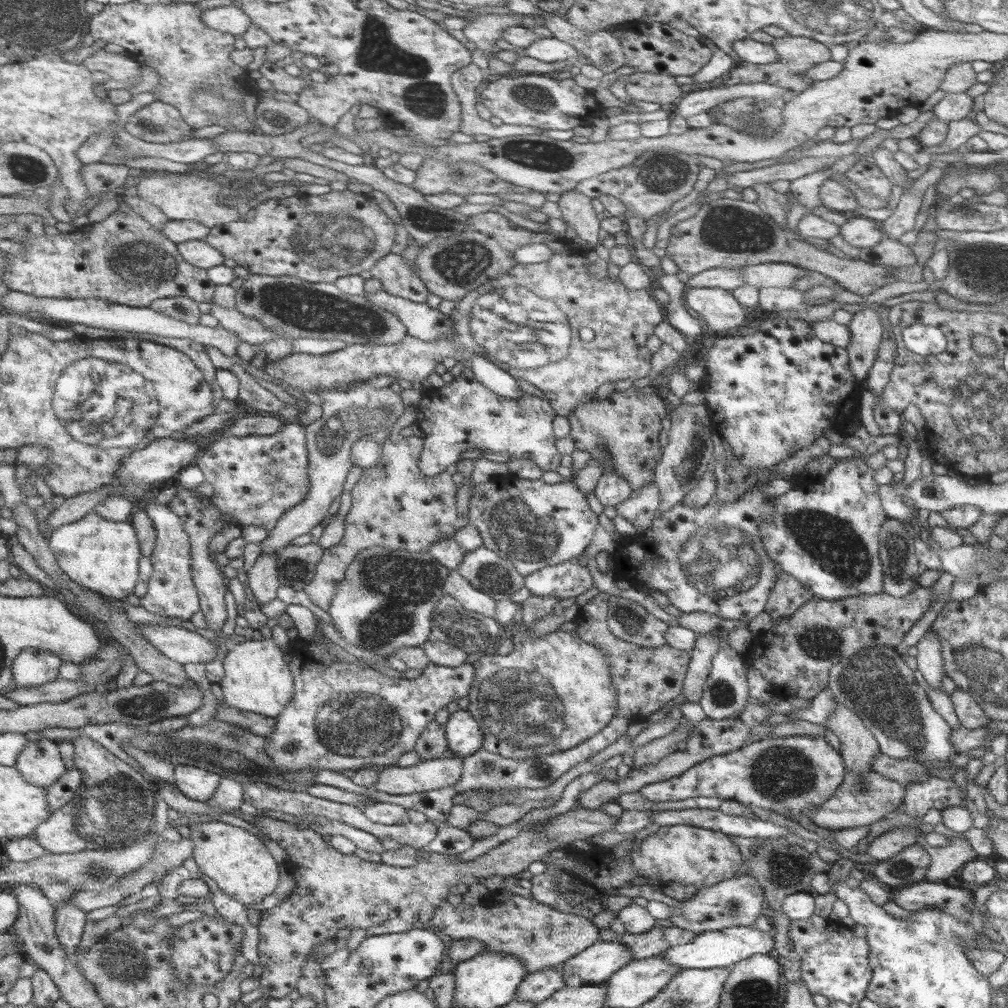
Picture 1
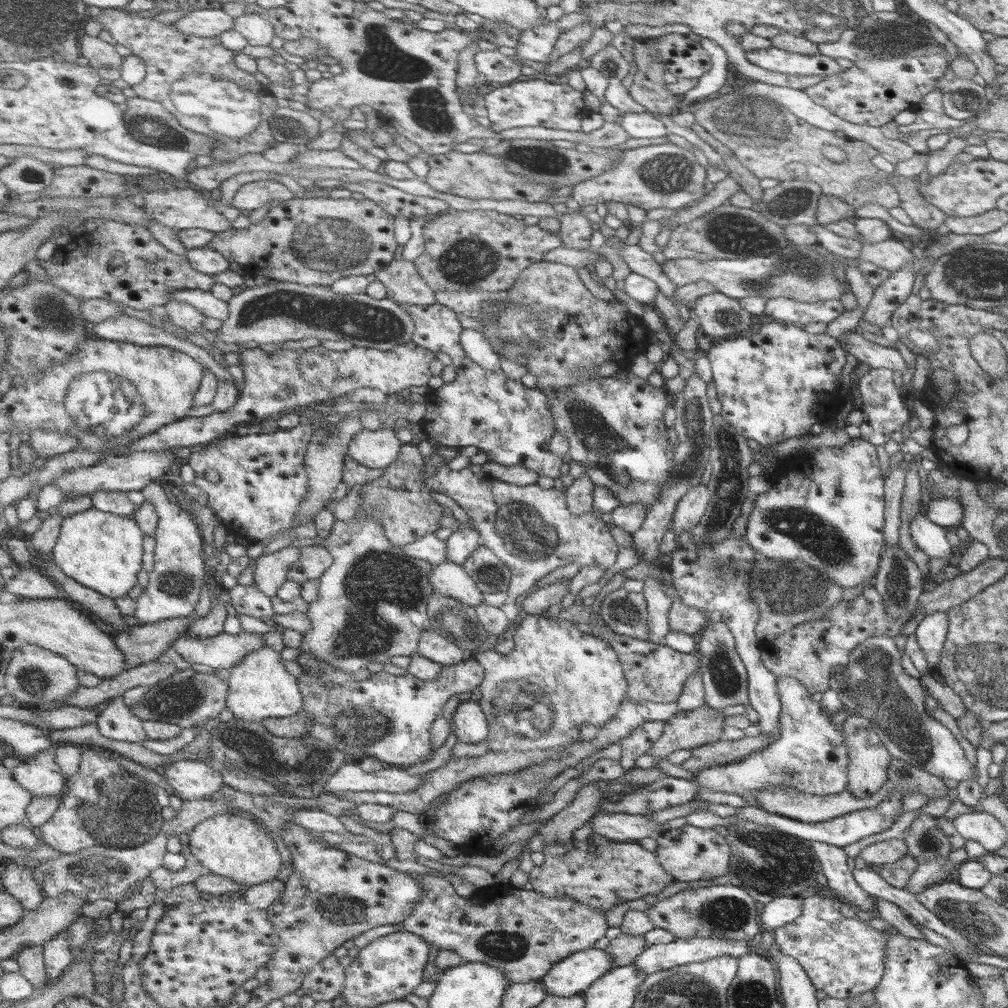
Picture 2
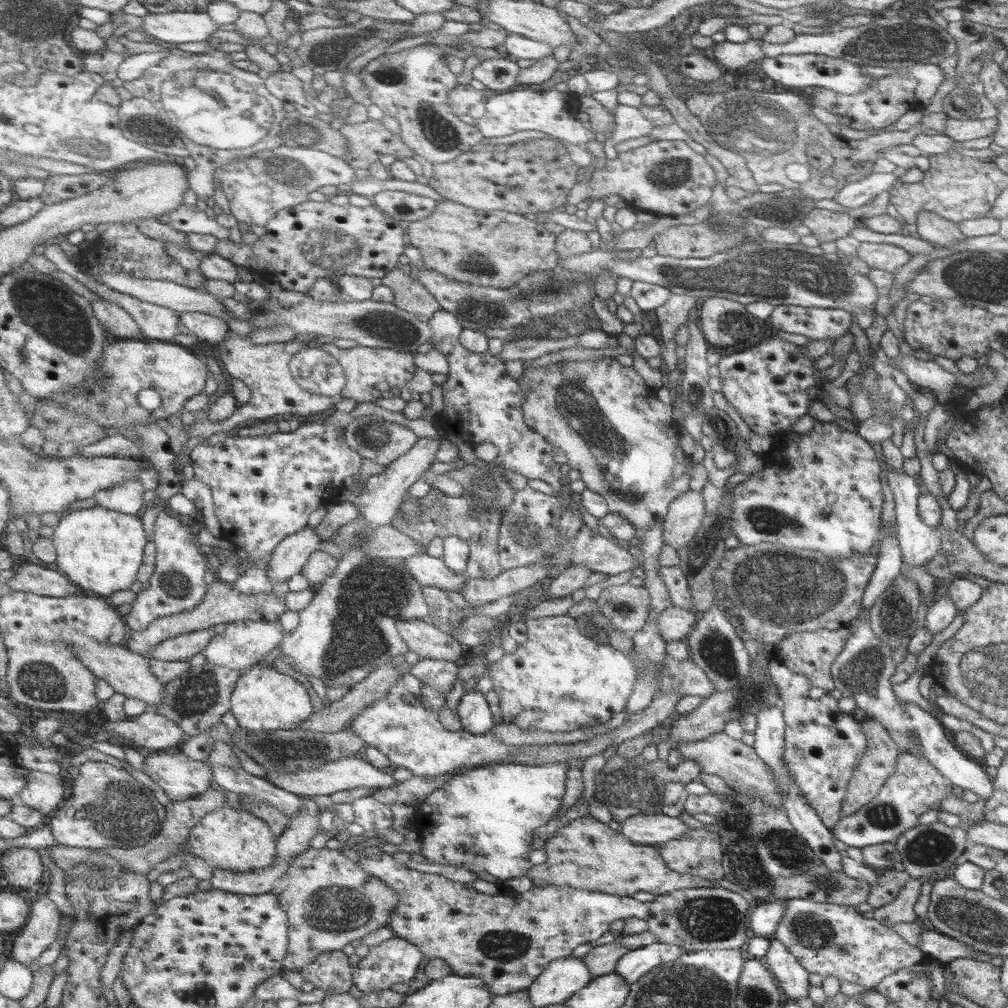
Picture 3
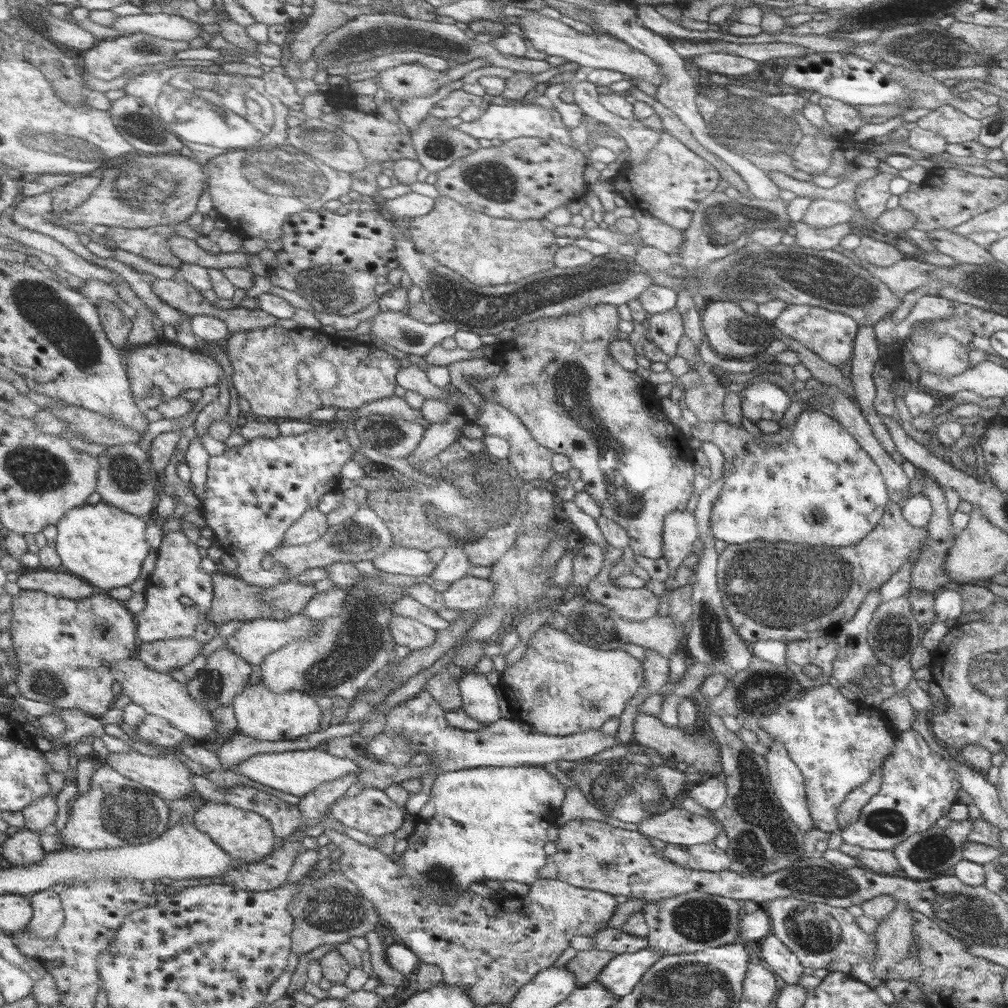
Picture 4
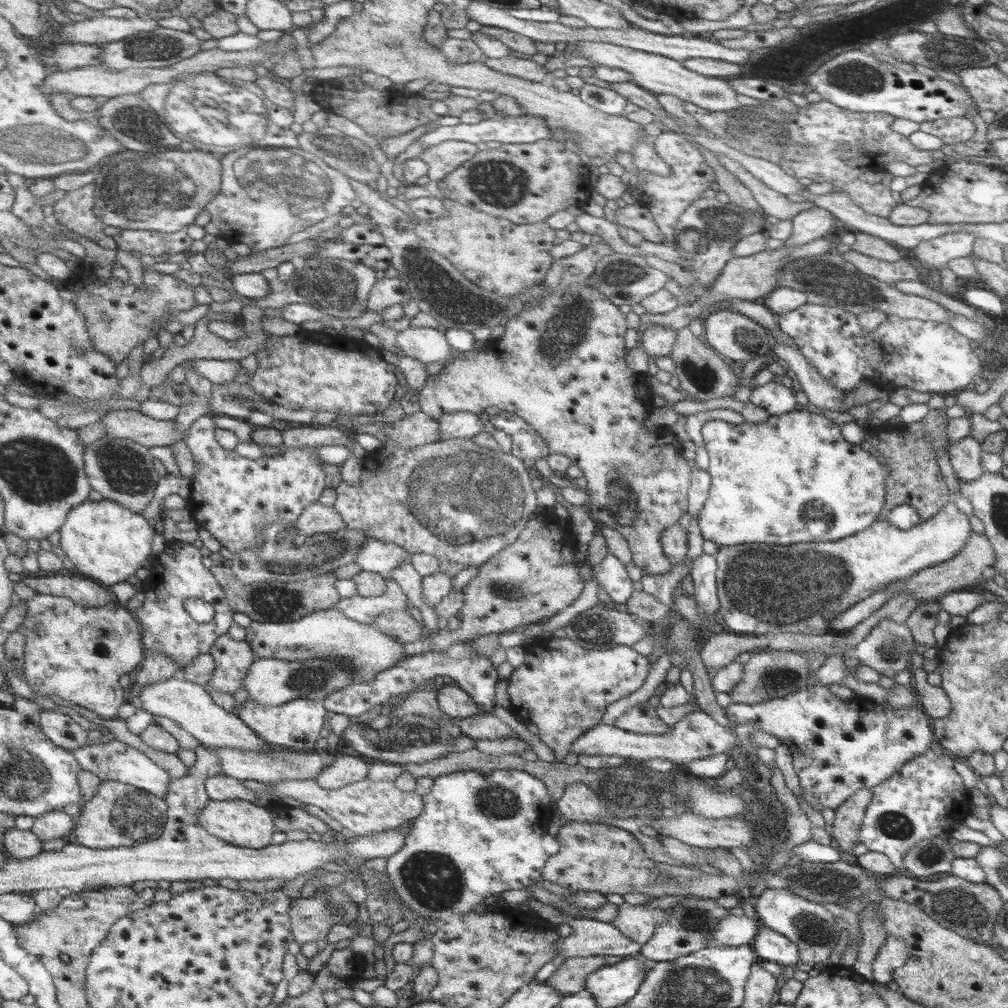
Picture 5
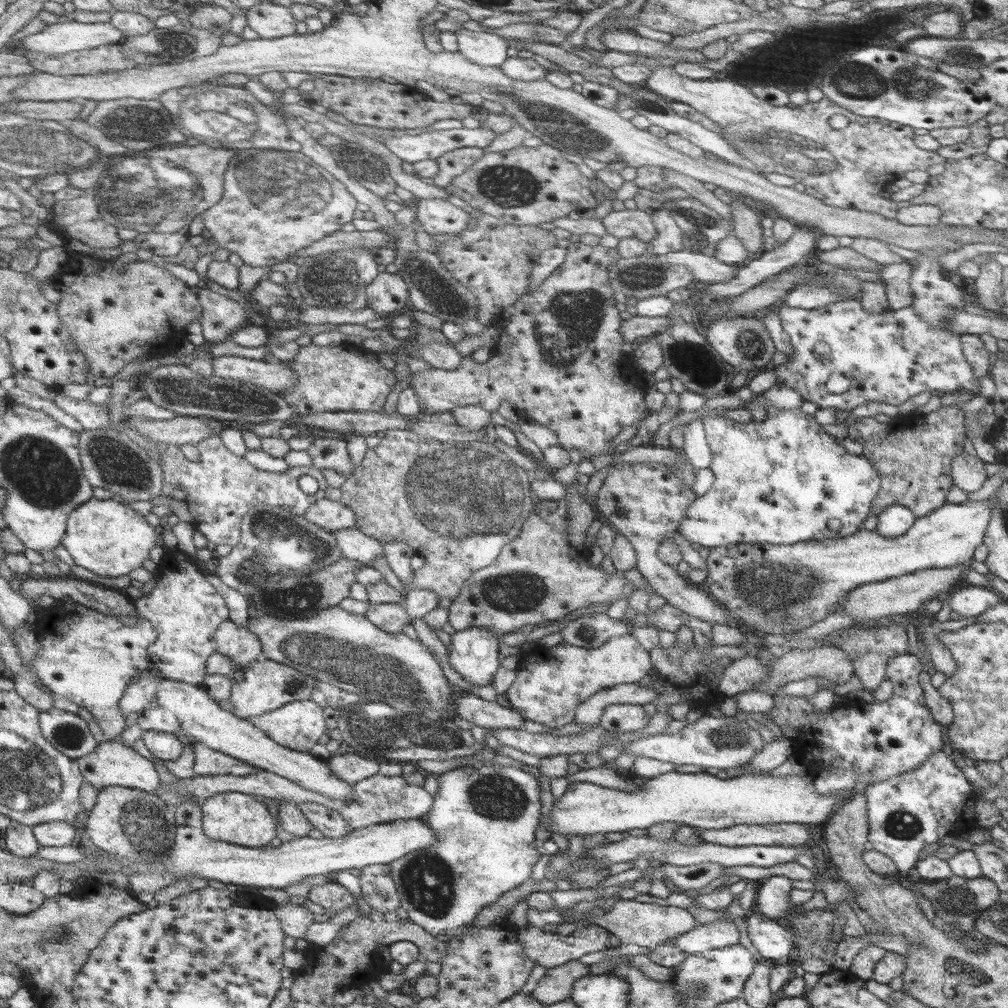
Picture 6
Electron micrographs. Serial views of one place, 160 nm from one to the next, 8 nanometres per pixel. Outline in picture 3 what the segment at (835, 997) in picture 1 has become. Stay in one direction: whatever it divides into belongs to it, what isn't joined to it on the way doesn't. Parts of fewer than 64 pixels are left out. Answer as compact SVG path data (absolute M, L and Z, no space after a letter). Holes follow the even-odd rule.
M799 899L786 900L784 918L774 938L810 972L826 978L834 976L847 989L874 990L888 975L911 967L925 958L922 949L911 945L894 927L870 919L850 905L837 905Z

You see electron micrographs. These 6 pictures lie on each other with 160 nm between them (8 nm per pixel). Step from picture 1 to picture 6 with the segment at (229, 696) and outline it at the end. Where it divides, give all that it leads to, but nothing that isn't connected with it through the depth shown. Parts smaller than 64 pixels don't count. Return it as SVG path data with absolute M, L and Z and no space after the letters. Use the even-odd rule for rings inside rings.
M312 699L290 702L276 711L249 719L278 744L296 752L308 752L326 730L322 706Z

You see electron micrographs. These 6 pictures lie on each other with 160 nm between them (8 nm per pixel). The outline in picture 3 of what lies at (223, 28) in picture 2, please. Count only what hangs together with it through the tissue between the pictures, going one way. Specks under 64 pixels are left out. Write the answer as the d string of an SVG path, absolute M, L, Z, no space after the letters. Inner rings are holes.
M151 12L143 19L142 27L154 38L174 45L206 42L220 30L209 12Z

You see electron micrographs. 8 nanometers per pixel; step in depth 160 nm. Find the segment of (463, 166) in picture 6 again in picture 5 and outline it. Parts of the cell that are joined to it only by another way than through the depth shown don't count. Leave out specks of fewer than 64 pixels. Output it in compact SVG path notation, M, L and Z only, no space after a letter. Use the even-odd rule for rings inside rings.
M447 140L426 147L419 159L428 165L428 178L430 181L442 181L446 176L461 167L468 159L477 154L475 144L461 140Z

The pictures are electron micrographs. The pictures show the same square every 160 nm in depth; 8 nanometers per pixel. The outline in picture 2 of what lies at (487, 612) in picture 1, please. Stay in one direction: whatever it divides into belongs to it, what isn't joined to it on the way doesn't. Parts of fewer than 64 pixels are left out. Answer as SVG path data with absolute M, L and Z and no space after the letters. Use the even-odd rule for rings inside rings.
M450 561L434 567L430 575L430 584L437 593L476 607L485 601L484 594L476 587L461 565Z

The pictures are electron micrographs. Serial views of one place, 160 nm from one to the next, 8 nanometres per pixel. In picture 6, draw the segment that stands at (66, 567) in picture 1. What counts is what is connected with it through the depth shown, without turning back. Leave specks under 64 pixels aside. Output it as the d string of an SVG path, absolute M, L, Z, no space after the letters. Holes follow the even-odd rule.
M93 498L69 518L69 532L63 545L75 560L100 577L120 578L142 568L151 560L150 552L162 543L163 532L154 528L146 516L136 512L127 501L118 498Z

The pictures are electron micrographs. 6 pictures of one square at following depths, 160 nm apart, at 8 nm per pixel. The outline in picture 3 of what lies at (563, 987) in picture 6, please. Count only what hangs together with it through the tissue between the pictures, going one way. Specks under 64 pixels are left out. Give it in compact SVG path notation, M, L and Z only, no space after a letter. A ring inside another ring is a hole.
M616 940L594 947L583 956L582 960L589 966L593 978L616 972L617 964L629 951L620 941Z

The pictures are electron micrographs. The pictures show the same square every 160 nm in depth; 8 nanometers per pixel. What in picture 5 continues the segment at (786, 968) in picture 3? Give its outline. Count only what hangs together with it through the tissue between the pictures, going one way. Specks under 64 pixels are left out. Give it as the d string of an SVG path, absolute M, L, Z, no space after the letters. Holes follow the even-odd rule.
M763 926L759 929L752 944L758 959L766 960L784 966L791 970L798 966L797 944L782 936L780 932L774 932L771 928Z

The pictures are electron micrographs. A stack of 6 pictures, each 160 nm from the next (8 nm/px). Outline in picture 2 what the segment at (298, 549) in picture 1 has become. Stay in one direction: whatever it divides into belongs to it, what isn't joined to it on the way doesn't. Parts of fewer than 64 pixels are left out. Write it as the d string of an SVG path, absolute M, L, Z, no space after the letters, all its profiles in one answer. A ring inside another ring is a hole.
M306 546L300 548L296 562L288 570L287 580L298 585L307 581L316 581L333 564L333 558L326 548L321 546Z

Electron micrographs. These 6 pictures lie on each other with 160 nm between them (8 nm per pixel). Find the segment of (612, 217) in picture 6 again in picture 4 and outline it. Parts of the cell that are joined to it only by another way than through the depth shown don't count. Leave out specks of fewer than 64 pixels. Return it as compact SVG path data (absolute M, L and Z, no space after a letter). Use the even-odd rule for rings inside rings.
M635 209L631 212L639 222L636 234L641 237L645 246L653 246L658 250L663 250L673 258L679 254L679 248L685 241L683 229L674 228L648 212Z

